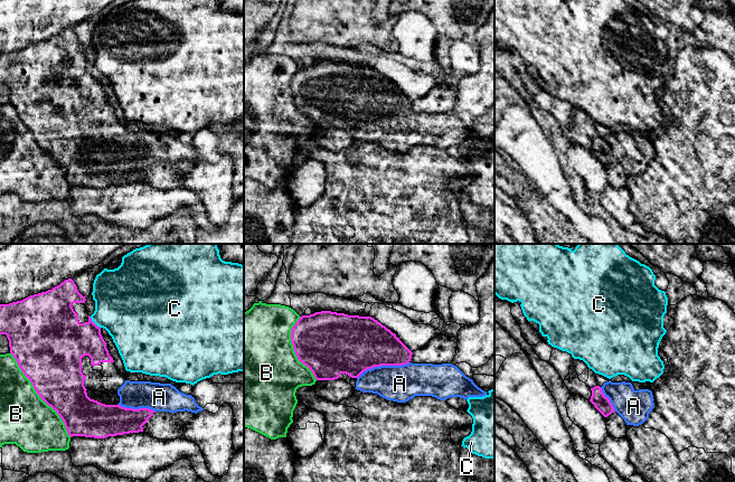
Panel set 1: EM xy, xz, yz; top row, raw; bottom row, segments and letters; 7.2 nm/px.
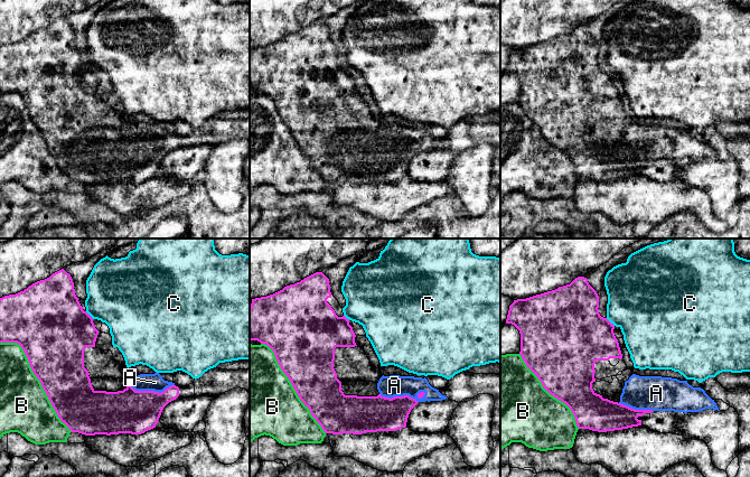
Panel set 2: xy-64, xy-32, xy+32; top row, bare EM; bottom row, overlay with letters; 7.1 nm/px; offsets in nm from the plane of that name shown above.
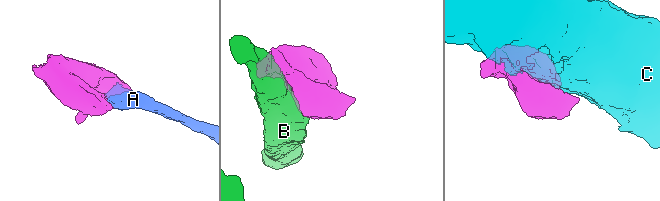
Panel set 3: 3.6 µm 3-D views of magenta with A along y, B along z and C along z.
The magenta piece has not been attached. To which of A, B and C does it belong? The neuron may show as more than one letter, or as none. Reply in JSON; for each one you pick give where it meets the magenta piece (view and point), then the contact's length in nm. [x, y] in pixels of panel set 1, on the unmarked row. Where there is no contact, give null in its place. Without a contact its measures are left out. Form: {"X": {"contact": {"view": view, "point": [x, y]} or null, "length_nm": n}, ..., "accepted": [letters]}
{"A": {"contact": {"view": "xz", "point": [383, 114]}, "length_nm": 400}, "accepted": ["A"]}

